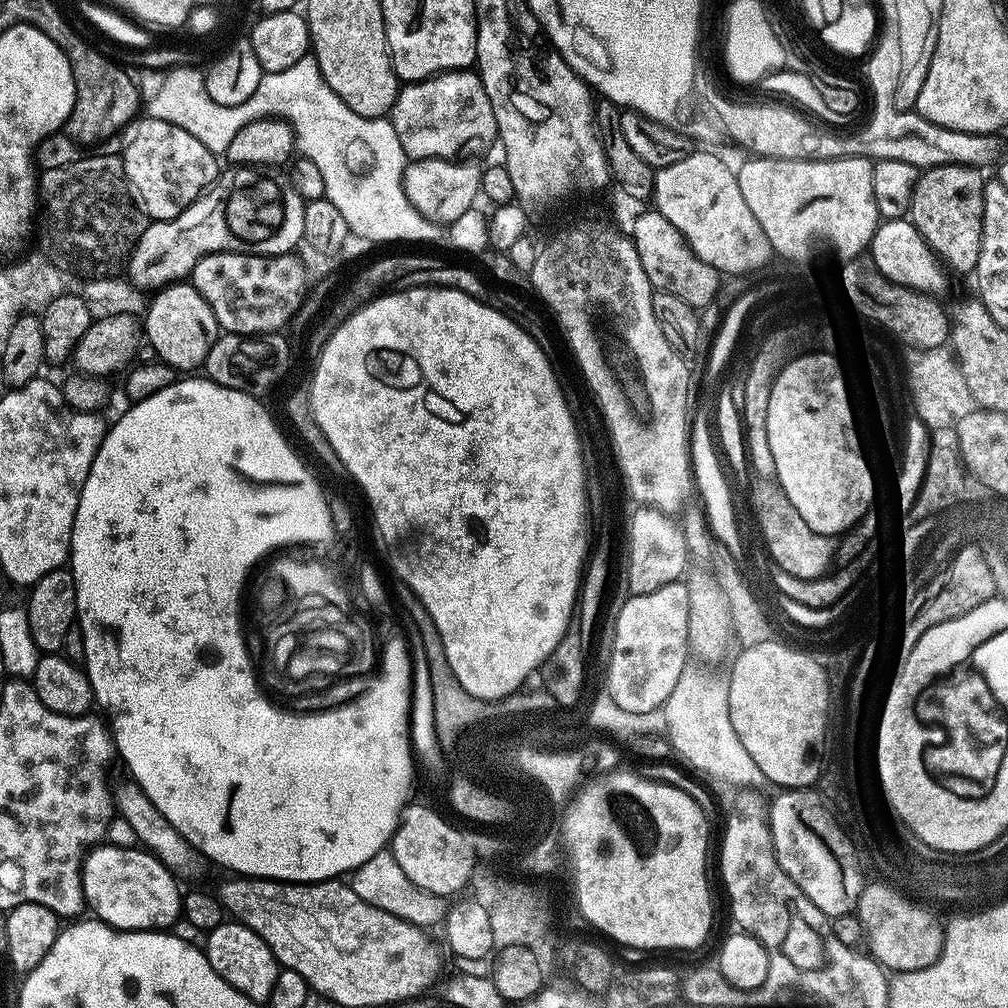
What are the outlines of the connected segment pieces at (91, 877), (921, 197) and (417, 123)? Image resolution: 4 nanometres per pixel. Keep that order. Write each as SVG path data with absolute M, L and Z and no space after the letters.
M109 842L101 843L91 849L84 857L84 898L89 909L93 908L95 915L109 924L111 928L119 928L122 932L150 932L153 930L168 930L175 920L182 916L182 888L176 885L177 877L172 869L156 859L151 852L139 847L119 848Z
M942 165L942 170L932 168L932 174L921 171L914 186L910 209L912 224L937 257L960 274L970 274L970 266L976 266L980 257L978 246L982 246L982 234L978 234L978 230L984 229L985 183L983 171L972 174L972 169L946 170L946 165Z
M472 70L458 72L441 72L438 76L427 76L425 80L414 80L405 83L390 113L394 126L394 134L398 134L398 142L402 142L405 157L412 160L451 160L459 157L469 148L476 152L487 144L495 145L496 135L496 108L490 106L488 92L482 86L479 75Z

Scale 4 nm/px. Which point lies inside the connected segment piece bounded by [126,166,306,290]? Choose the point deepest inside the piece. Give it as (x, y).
(250, 210)

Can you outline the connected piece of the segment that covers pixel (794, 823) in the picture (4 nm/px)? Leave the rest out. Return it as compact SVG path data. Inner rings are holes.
M790 788L777 791L777 796L773 798L772 805L766 808L766 823L772 835L772 850L776 855L778 866L788 875L788 877L799 886L802 894L822 910L822 894L824 894L824 884L832 882L832 874L836 872L836 866L828 852L818 844L818 840L800 824L796 810L802 802L812 802L817 793L812 790L802 788ZM794 806L796 810L794 810Z

